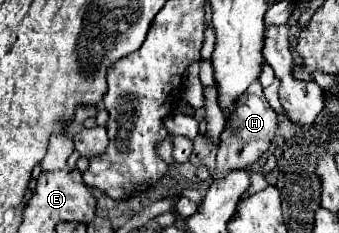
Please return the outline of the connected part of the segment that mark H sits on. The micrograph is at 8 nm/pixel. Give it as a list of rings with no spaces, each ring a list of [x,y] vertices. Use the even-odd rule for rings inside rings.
[[[256,81],[250,85],[250,89],[238,99],[238,107],[232,113],[234,123],[232,131],[224,131],[222,133],[222,143],[218,147],[218,157],[216,157],[216,171],[212,173],[212,183],[224,179],[230,171],[238,171],[238,169],[248,169],[252,163],[256,163],[270,147],[274,135],[276,135],[276,113],[274,109],[268,105],[268,101],[262,95],[262,85]]]

